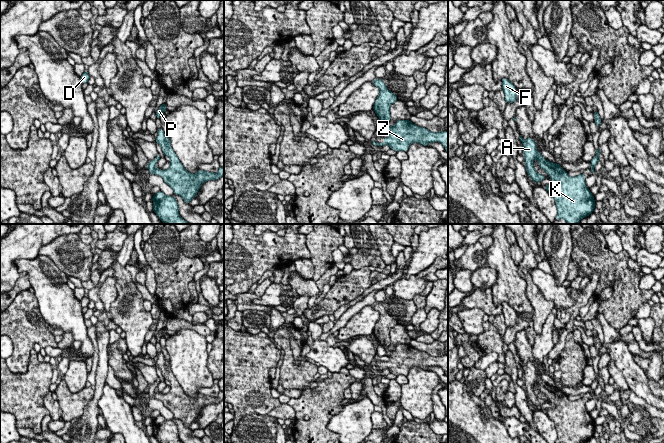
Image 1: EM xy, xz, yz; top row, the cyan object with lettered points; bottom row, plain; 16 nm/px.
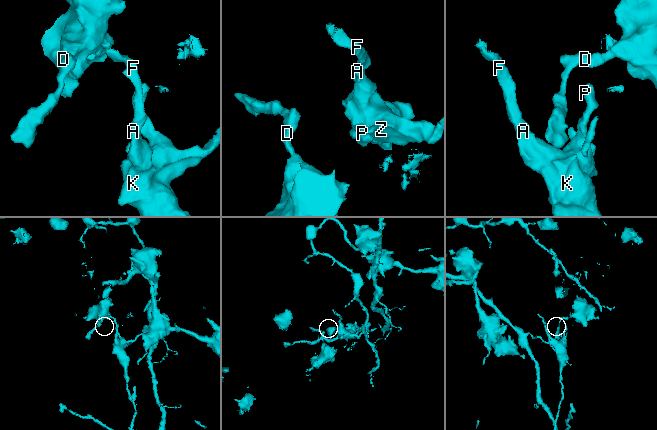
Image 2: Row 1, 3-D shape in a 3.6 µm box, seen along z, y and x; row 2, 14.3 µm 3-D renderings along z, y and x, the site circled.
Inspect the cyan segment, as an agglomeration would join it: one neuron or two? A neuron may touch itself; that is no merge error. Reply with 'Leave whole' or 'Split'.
Split

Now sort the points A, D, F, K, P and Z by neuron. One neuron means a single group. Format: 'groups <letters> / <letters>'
groups A F K P Z / D

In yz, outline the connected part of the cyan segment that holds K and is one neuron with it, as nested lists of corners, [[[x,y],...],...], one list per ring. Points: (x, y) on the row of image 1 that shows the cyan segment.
[[[521,135],[519,139],[523,144],[527,173],[534,183],[546,179],[545,176],[536,172],[535,159],[538,160],[539,167],[554,181],[544,187],[555,200],[556,220],[564,219],[568,224],[577,224],[582,218],[588,217],[594,211],[595,200],[586,186],[584,174],[570,177],[559,164],[550,162],[542,156],[541,152],[536,149],[533,139],[524,140]]]

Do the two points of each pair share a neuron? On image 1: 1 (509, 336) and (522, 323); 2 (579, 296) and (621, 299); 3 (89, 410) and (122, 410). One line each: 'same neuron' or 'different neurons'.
1: same neuron
2: different neurons
3: different neurons

